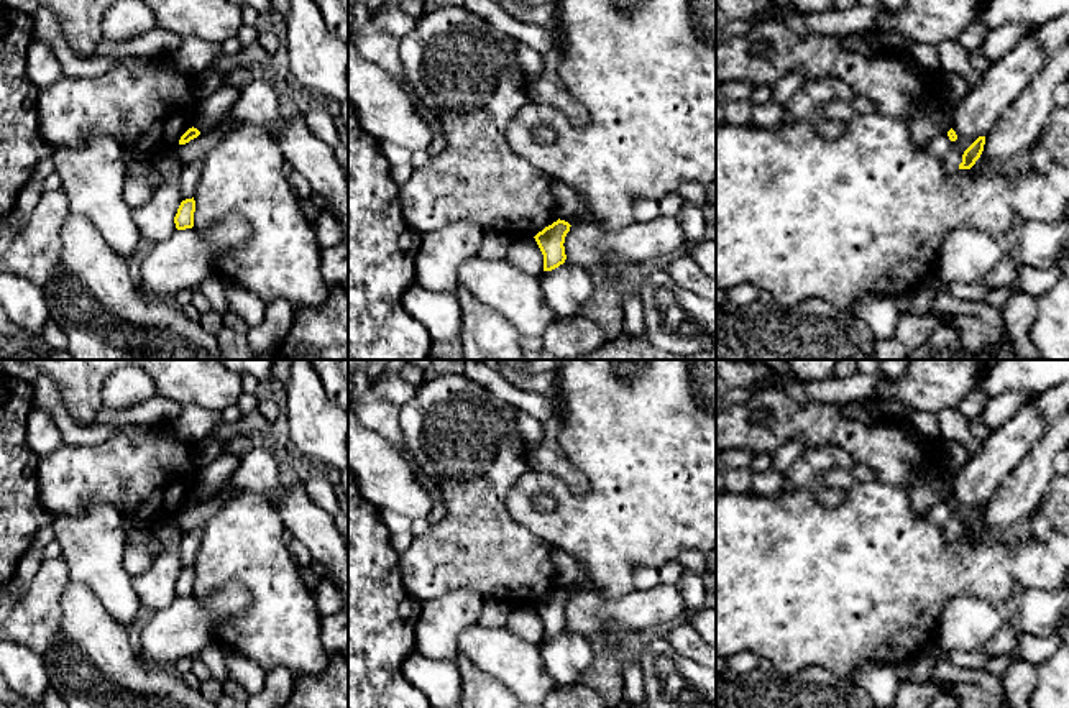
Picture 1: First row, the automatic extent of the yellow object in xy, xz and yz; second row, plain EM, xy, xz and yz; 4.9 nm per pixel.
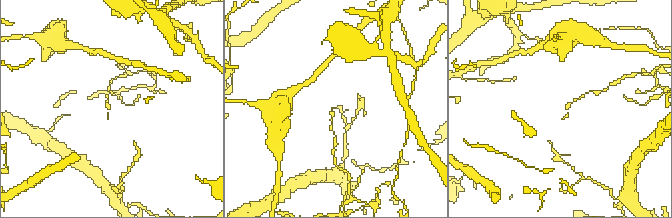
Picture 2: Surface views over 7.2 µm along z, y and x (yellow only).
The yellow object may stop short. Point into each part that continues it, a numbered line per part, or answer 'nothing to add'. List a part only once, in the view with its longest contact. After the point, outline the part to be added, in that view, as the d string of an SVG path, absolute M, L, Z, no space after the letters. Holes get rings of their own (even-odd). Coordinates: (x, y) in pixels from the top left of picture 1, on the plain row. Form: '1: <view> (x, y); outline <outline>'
nothing to add

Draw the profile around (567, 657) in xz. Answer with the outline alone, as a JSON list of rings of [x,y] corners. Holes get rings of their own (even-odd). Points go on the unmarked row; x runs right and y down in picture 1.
[[[560,632],[552,639],[539,641],[542,662],[558,687],[580,683],[580,677],[594,660],[588,639]]]

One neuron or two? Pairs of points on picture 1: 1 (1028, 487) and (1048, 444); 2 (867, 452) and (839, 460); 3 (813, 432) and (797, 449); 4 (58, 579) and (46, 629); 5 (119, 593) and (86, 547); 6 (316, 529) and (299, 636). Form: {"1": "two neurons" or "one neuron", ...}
{"1": "one neuron", "2": "two neurons", "3": "two neurons", "4": "one neuron", "5": "one neuron", "6": "two neurons"}

